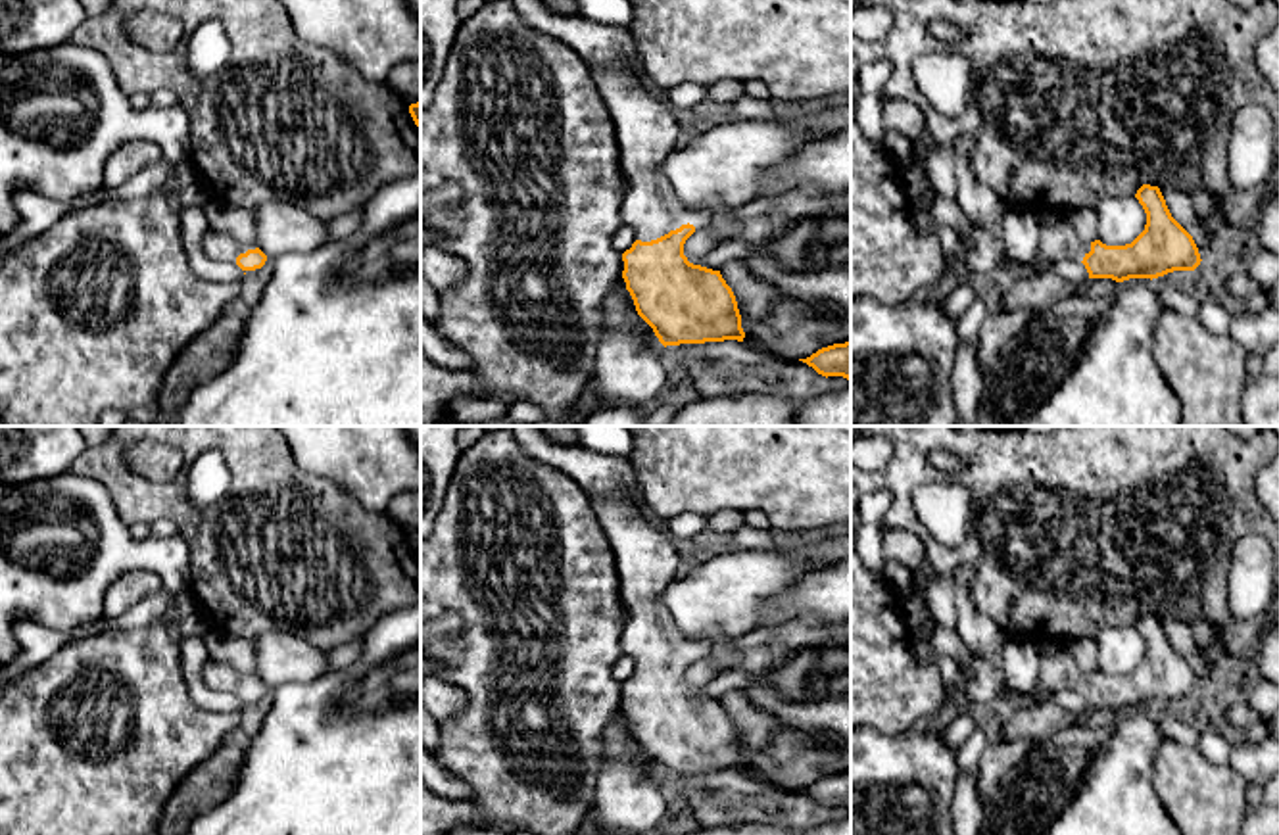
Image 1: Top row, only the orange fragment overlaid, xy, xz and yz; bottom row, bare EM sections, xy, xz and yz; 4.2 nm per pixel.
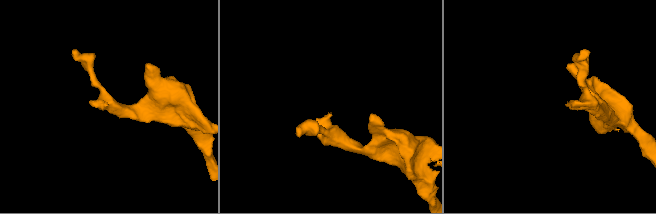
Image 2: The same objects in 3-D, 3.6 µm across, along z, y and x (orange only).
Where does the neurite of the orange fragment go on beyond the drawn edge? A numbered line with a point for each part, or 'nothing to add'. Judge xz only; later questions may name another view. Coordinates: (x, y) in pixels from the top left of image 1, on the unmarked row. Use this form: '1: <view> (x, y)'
1: xz (646, 557)

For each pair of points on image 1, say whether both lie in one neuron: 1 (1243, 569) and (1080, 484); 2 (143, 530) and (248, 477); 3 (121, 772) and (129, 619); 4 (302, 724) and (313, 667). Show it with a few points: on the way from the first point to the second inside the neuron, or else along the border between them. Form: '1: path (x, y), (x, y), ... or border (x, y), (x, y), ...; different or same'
1: border (1258, 534), (1247, 534), (1231, 551), (1226, 605); different
2: border (148, 523), (133, 523), (129, 526); different
3: border (160, 622), (104, 628), (95, 636); different
4: border (333, 672), (308, 682), (285, 682), (273, 690); different

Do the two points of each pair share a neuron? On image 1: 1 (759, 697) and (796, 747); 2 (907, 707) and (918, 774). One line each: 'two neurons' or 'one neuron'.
1: two neurons
2: two neurons

